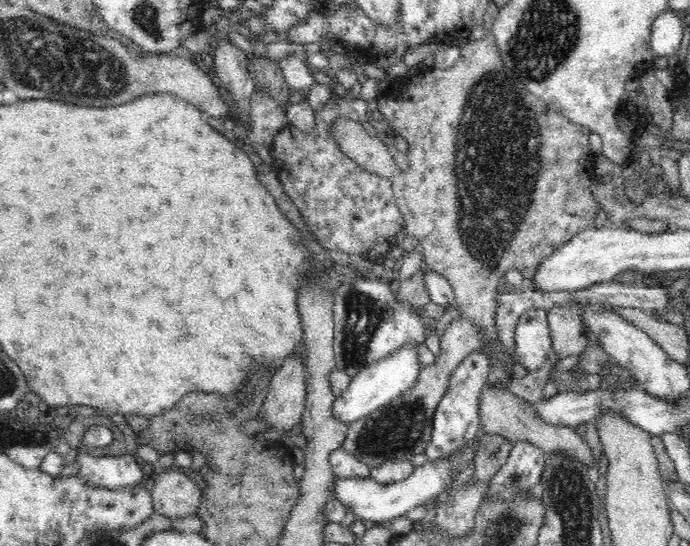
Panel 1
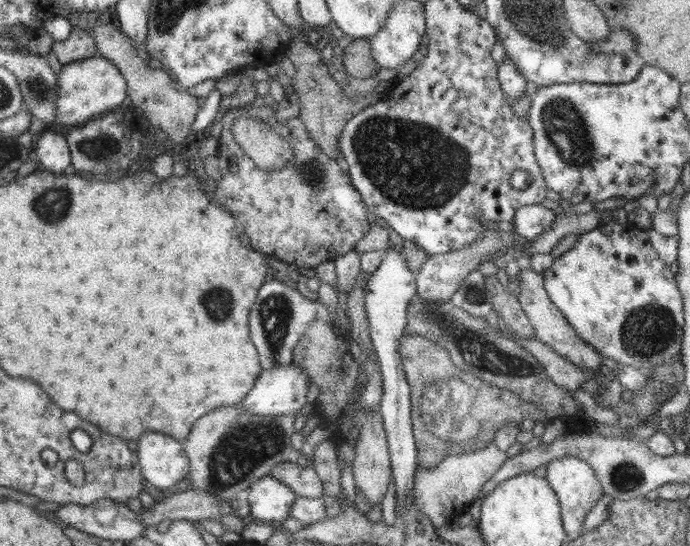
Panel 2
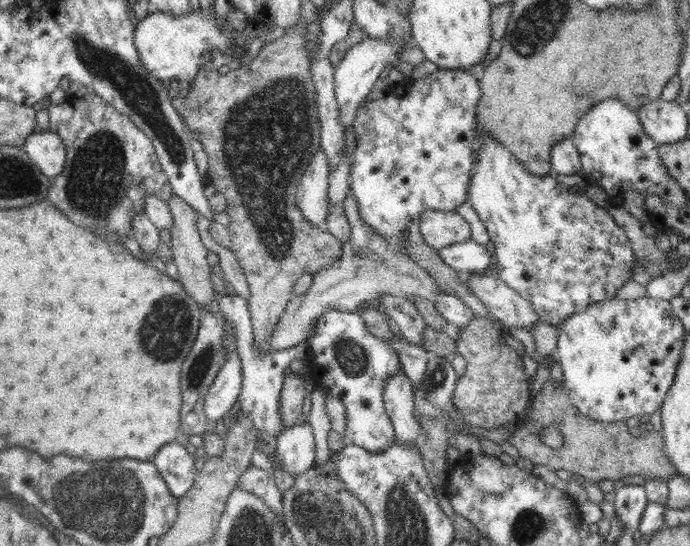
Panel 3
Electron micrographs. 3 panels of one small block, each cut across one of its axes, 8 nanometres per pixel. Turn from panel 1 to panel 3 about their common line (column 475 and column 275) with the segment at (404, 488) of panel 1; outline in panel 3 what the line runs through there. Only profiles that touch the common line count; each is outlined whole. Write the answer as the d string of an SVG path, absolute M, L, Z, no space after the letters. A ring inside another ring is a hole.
M308 422L288 427L277 436L275 458L283 472L296 478L313 468L315 436Z

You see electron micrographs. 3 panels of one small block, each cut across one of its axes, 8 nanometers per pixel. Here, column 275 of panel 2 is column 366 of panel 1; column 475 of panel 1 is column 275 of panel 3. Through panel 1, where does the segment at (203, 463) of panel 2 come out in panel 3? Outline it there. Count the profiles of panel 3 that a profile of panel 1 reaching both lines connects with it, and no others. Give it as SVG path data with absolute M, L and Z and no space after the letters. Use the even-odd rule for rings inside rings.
M352 190L348 192L342 204L351 228L350 240L342 243L342 259L338 260L338 263L317 270L312 286L304 294L293 296L287 302L284 313L274 327L272 335L268 337L270 352L304 343L312 336L314 324L318 322L322 314L330 310L359 312L366 300L378 299L384 293L409 298L409 300L412 300L414 295L418 295L436 304L436 295L438 291L442 291L442 288L436 284L436 280L426 270L410 258L402 257L380 234L376 234L376 230L364 224L364 220L358 214L360 208L352 196Z

